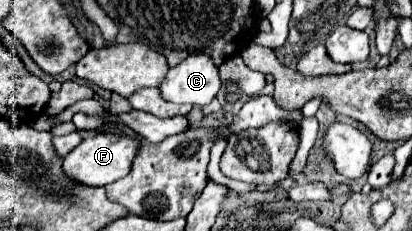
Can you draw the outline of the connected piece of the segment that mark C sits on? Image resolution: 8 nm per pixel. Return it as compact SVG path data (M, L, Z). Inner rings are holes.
M192 54L182 64L168 70L160 84L160 94L166 102L206 106L218 94L220 86L218 68L212 66L208 54Z

